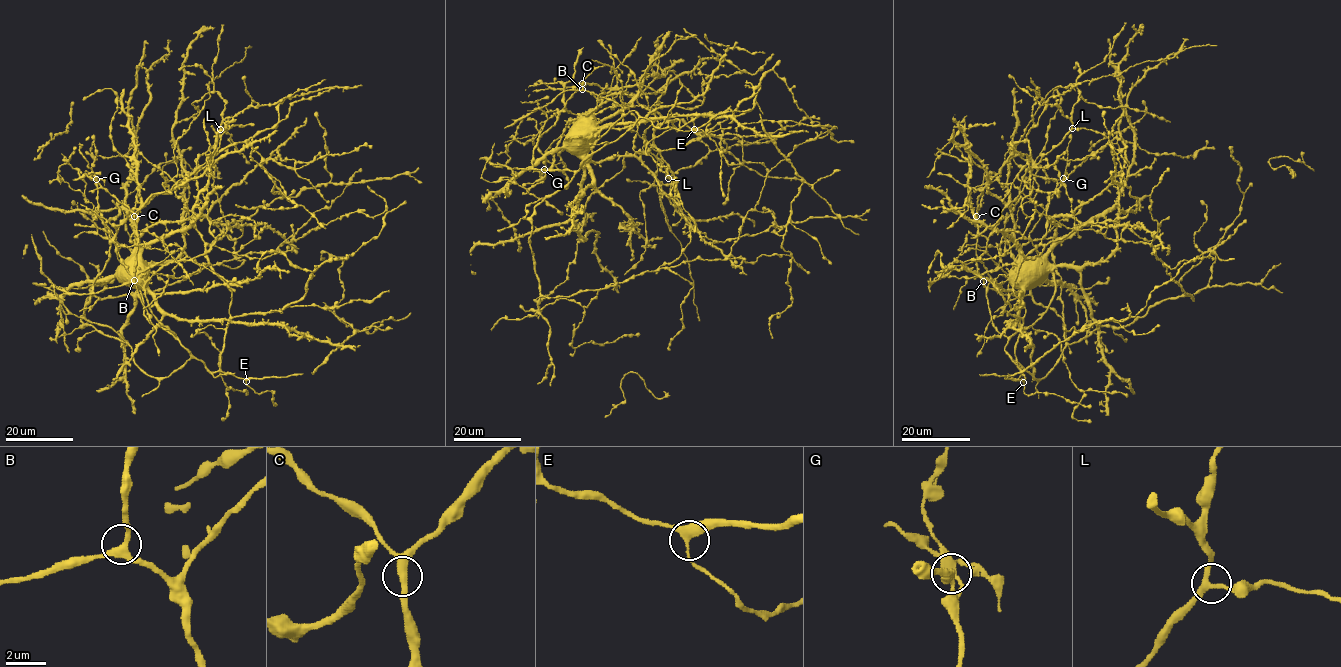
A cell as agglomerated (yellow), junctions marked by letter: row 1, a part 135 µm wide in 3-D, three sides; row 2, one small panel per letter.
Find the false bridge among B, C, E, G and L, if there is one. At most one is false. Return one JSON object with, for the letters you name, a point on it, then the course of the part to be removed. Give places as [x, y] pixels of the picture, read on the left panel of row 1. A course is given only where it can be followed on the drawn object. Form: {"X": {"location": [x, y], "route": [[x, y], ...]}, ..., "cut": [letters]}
{"cut": []}

